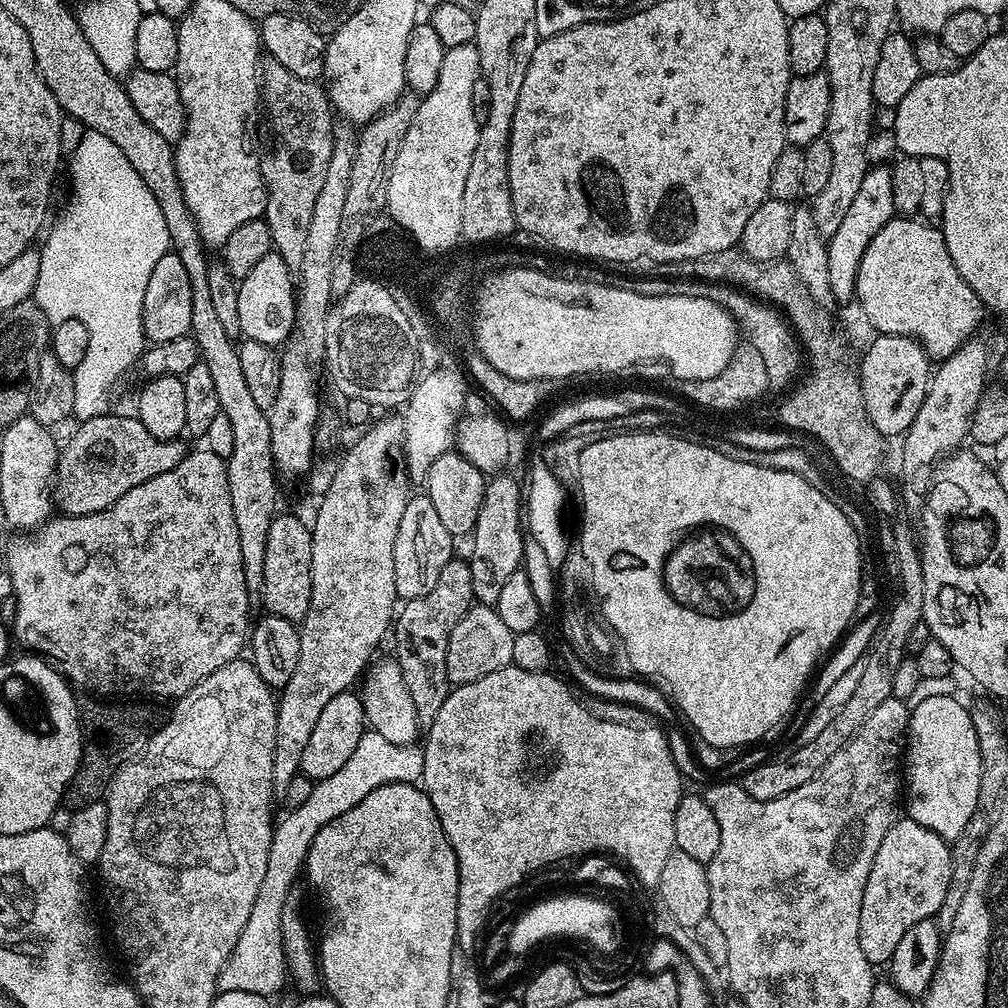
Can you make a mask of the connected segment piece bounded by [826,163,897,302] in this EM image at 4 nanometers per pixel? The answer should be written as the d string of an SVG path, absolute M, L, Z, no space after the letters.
M887 163L869 167L866 178L862 178L862 183L858 185L858 190L854 194L854 202L850 202L846 215L838 225L838 230L834 230L834 234L827 237L826 263L833 301L851 301L855 297L858 266L862 266L862 254L866 254L866 246L874 242L874 234L878 234L878 230L882 230L882 226L886 226L886 222L893 220L896 215L891 167Z

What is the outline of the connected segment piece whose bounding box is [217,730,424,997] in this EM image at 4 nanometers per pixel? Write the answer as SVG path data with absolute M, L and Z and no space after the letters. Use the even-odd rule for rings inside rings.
M368 730L359 739L357 749L350 754L345 765L329 778L315 781L309 798L306 798L302 806L287 811L287 815L277 821L271 836L265 877L262 878L261 888L254 898L253 909L250 910L226 966L219 972L217 989L220 992L239 990L269 997L281 988L288 976L284 943L281 940L282 911L293 891L292 884L301 875L314 836L328 822L353 809L378 786L417 783L423 779L423 774L424 754L419 747L395 746L382 734Z

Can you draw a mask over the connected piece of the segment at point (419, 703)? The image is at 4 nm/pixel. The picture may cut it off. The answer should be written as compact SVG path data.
M454 558L446 562L446 566L442 566L442 574L438 574L438 582L434 582L434 590L430 590L430 594L422 594L422 598L407 601L403 607L394 620L394 659L398 666L402 666L402 679L406 681L406 690L410 690L414 710L418 710L418 722L427 726L438 718L438 710L442 710L442 702L446 702L450 691L446 674L446 646L450 642L450 630L454 630L454 626L458 626L458 622L462 622L464 615L474 607L468 560Z

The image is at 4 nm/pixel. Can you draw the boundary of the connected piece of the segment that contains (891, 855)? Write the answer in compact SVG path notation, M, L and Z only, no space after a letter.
M907 818L897 819L878 854L874 854L874 866L870 866L870 878L866 878L866 890L862 894L862 918L858 918L858 942L862 942L862 954L873 966L884 966L894 954L894 946L902 934L923 920L935 917L946 902L946 890L950 890L952 877L952 850L949 841L943 840L934 830L918 826Z

